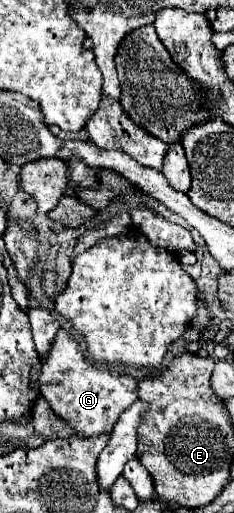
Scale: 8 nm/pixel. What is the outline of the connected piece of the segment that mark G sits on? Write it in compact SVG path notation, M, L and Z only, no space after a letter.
M61 329L55 337L55 347L51 347L51 355L43 359L39 389L51 409L69 423L75 435L83 439L111 433L111 427L115 425L119 415L137 401L137 381L127 375L113 375L107 367L87 363L81 345L71 339L65 329Z

